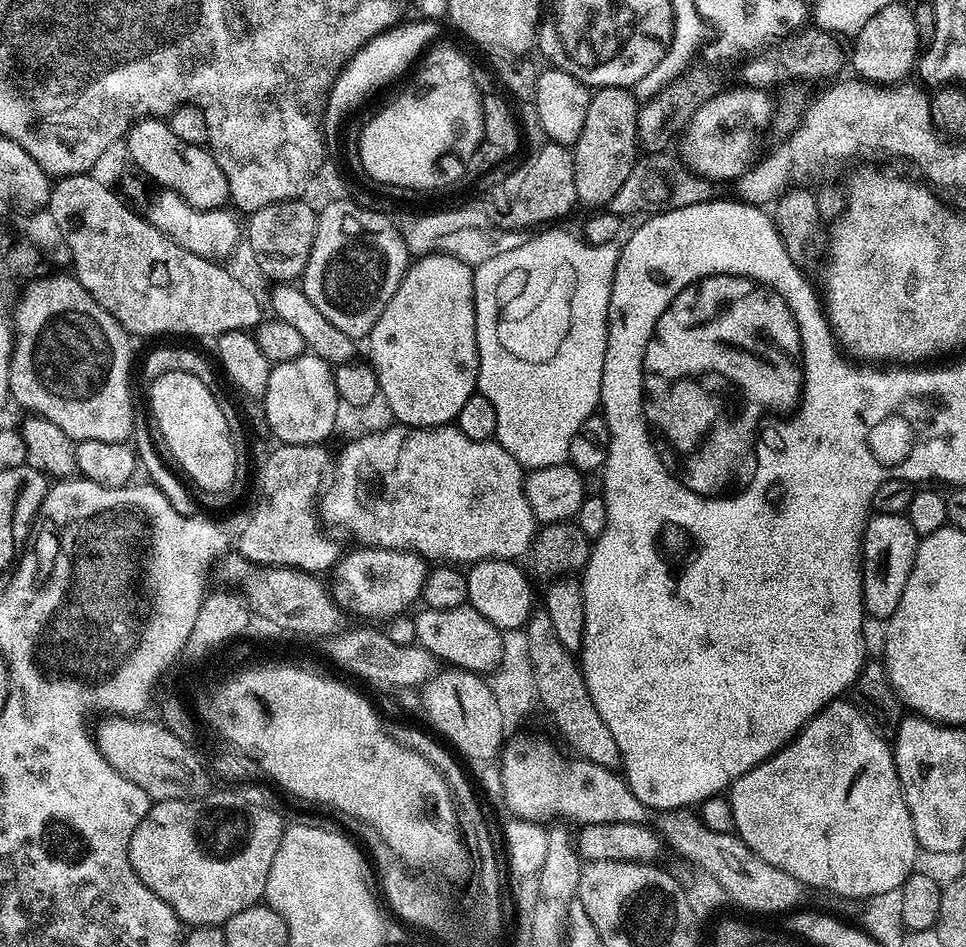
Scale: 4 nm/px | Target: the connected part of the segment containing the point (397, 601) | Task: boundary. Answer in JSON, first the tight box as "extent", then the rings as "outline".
{"extent":[334,547,429,618],"outline":[[[357,547],[357,552],[343,555],[334,569],[334,596],[345,609],[353,608],[362,616],[391,618],[409,611],[412,603],[421,599],[429,565],[418,552],[403,552],[393,548]]]}

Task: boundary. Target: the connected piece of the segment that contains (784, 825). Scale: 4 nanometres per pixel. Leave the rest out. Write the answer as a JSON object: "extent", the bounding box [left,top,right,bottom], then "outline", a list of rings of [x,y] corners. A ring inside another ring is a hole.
{"extent":[727,698,918,901],"outline":[[[837,698],[832,703],[827,704],[820,713],[809,720],[801,728],[800,733],[789,740],[784,747],[772,755],[768,760],[762,761],[758,766],[754,766],[746,774],[742,774],[732,783],[730,791],[727,793],[728,801],[732,803],[732,813],[736,823],[734,832],[743,840],[747,848],[758,858],[770,862],[770,866],[778,866],[778,870],[786,870],[794,878],[798,878],[801,884],[809,889],[821,888],[824,892],[833,892],[836,896],[849,896],[852,900],[863,901],[869,897],[880,897],[888,890],[901,888],[912,875],[916,864],[916,852],[918,845],[914,834],[914,822],[910,818],[910,810],[906,806],[906,798],[902,794],[900,779],[896,773],[896,758],[889,741],[872,729],[870,722],[864,717],[864,713],[856,707],[855,703],[847,699]]]}

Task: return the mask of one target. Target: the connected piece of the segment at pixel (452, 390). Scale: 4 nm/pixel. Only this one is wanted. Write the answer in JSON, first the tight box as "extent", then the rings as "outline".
{"extent":[366,254,480,428],"outline":[[[437,254],[419,257],[404,273],[398,290],[394,290],[394,298],[390,298],[390,302],[386,302],[386,310],[382,310],[382,318],[378,318],[378,322],[372,327],[371,334],[366,338],[369,356],[367,359],[370,361],[372,369],[376,371],[380,394],[385,395],[387,401],[390,402],[393,418],[396,422],[408,424],[412,428],[439,428],[451,425],[455,421],[458,410],[462,410],[466,398],[470,398],[477,391],[476,379],[480,373],[480,359],[476,345],[476,303],[474,302],[474,282],[472,281],[473,271],[473,265],[462,262],[453,256]]]}

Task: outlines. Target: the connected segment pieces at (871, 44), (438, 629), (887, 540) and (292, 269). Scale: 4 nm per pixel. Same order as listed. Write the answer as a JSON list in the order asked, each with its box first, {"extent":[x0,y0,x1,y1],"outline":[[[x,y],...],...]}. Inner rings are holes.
[{"extent":[850,2,922,86],"outline":[[[895,2],[883,7],[874,14],[860,33],[854,37],[856,45],[850,52],[850,68],[859,79],[879,86],[896,86],[908,75],[913,75],[918,64],[918,53],[921,51],[922,42],[918,38],[918,32],[914,26],[912,8],[909,5]],[[900,80],[900,81],[899,81]]]},{"extent":[415,604,505,674],"outline":[[[468,604],[454,610],[434,610],[424,608],[415,613],[416,644],[425,648],[437,660],[453,669],[473,672],[475,674],[495,673],[503,662],[503,638],[505,633],[494,626],[478,610]]]},{"extent":[862,512,918,622],"outline":[[[876,512],[864,527],[862,545],[862,590],[864,611],[880,622],[887,622],[902,602],[902,590],[906,590],[906,578],[914,566],[918,537],[914,526],[904,514]]]},{"extent":[246,198,317,282],"outline":[[[304,198],[274,202],[251,213],[246,220],[246,248],[252,251],[256,264],[272,282],[296,282],[303,277],[310,250],[314,246],[317,209],[311,208]]]}]

